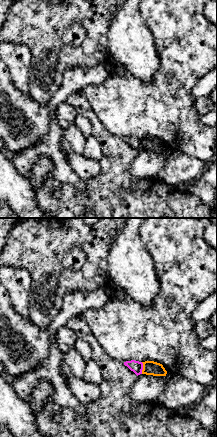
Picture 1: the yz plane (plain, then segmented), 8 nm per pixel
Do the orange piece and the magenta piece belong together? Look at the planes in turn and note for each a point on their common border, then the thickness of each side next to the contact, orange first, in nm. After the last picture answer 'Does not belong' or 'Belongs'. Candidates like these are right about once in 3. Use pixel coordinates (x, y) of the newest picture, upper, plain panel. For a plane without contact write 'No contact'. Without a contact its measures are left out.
Touches orange at (143, 144). Thickness 110 nm (orange) against 90 nm

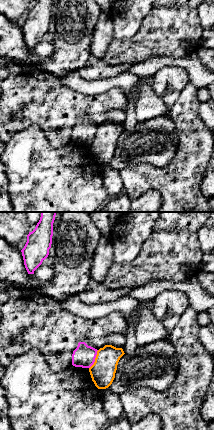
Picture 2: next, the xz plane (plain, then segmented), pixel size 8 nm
Touches orange at (95, 135). Thickness 200 nm (orange) against 180 nm

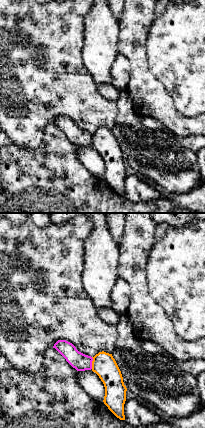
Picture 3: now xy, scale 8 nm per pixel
Touches orange at (92, 139). Thickness 190 nm (orange) against 140 nm

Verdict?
Does not belong

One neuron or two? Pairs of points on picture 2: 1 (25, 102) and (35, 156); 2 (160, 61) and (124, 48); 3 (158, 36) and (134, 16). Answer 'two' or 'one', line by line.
1: two
2: two
3: two

